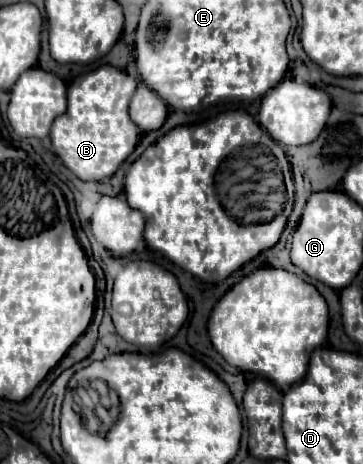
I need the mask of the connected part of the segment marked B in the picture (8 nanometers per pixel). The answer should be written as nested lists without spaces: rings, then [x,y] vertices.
[[[101,65],[69,85],[67,111],[53,121],[51,143],[65,167],[79,179],[101,181],[111,177],[135,149],[141,135],[127,113],[135,89],[137,81],[113,65]]]

